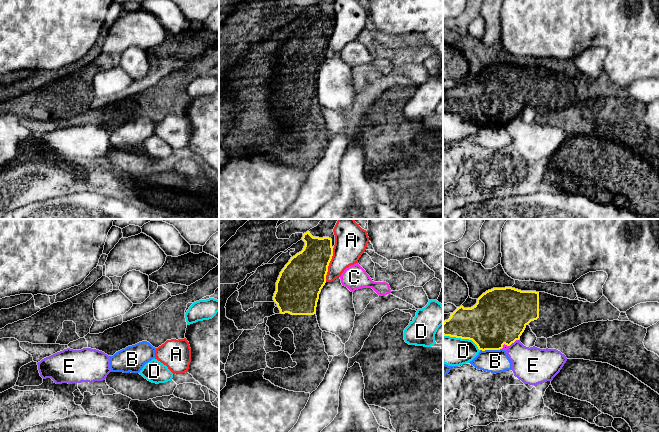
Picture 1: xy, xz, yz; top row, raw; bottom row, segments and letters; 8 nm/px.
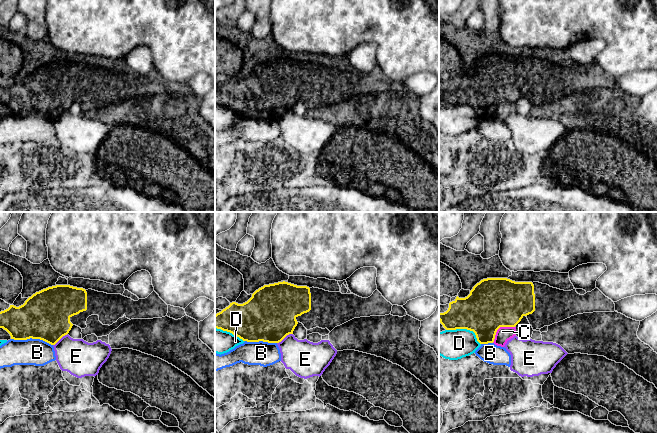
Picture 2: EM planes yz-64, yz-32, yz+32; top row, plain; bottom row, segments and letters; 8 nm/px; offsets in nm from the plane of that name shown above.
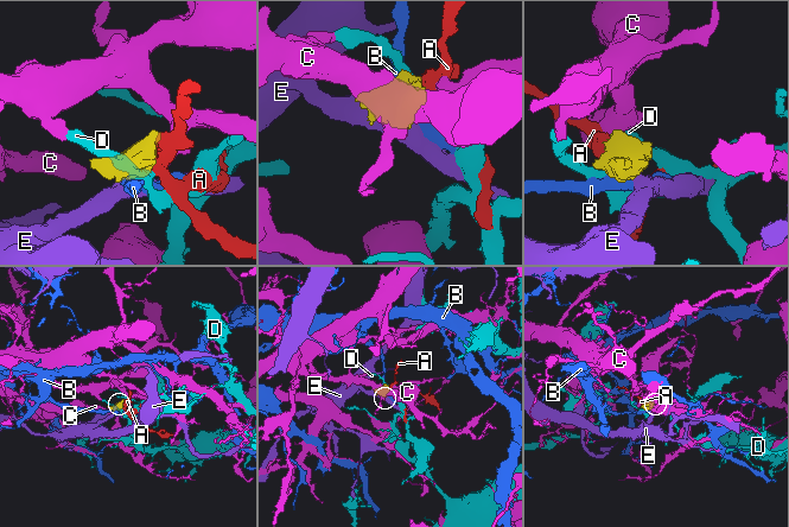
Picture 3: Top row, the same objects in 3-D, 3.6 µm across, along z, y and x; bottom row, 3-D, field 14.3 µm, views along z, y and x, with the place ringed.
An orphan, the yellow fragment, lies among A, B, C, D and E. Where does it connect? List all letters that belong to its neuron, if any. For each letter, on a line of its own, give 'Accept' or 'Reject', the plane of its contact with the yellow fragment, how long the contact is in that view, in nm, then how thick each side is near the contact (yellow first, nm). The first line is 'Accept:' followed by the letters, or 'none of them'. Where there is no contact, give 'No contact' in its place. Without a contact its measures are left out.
Accept: none of them
A: Reject. Touches yellow in xz. Shared border 280 nm. Thickness 360 nm (yellow) against 260 nm
B: Reject. Touches yellow in yz. Shared border 180 nm. Thickness 420 nm (yellow) against 190 nm
C: Reject. Touches yellow in yz. Shared border 70 nm. Thickness 440 nm (yellow) against 50 nm
D: Reject. Touches yellow in yz. Shared border 320 nm. Thickness 380 nm (yellow) against 240 nm
E: Reject. Touches yellow in yz. Shared border 80 nm. Thickness 440 nm (yellow) against 300 nm

